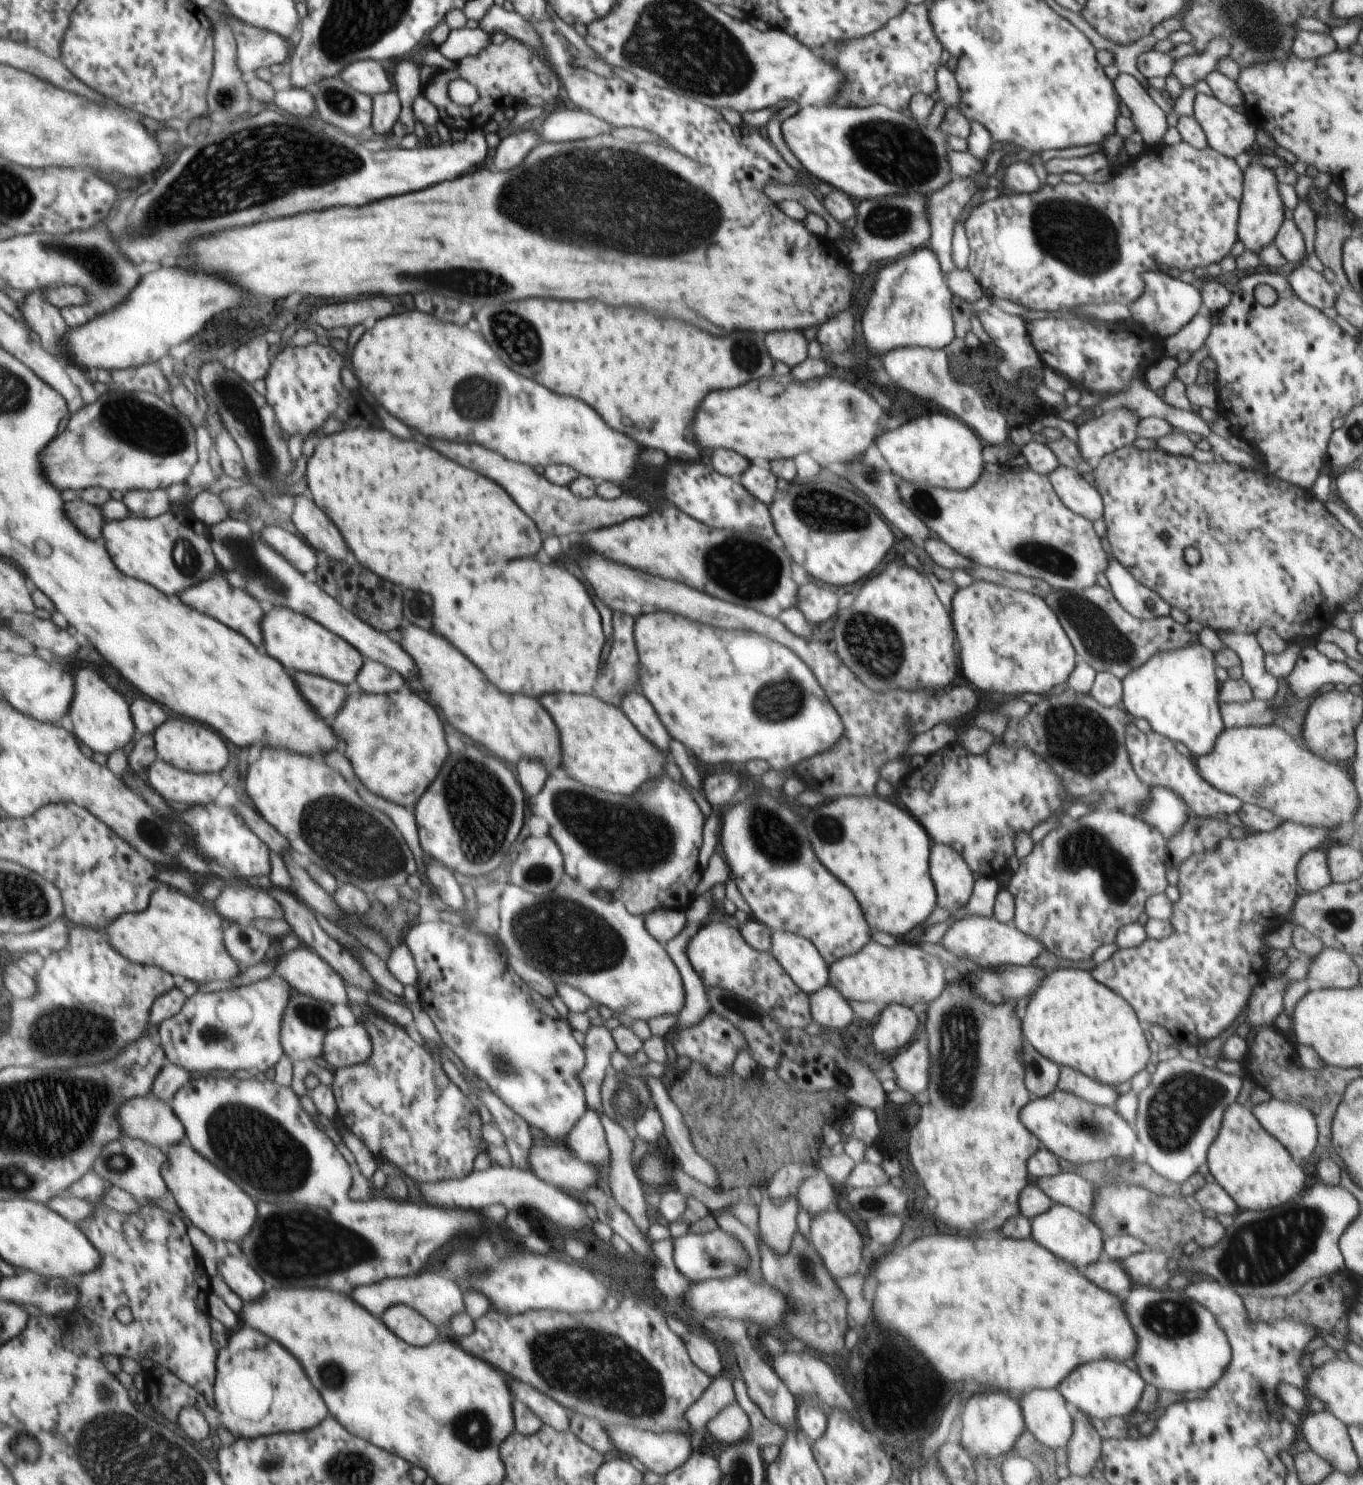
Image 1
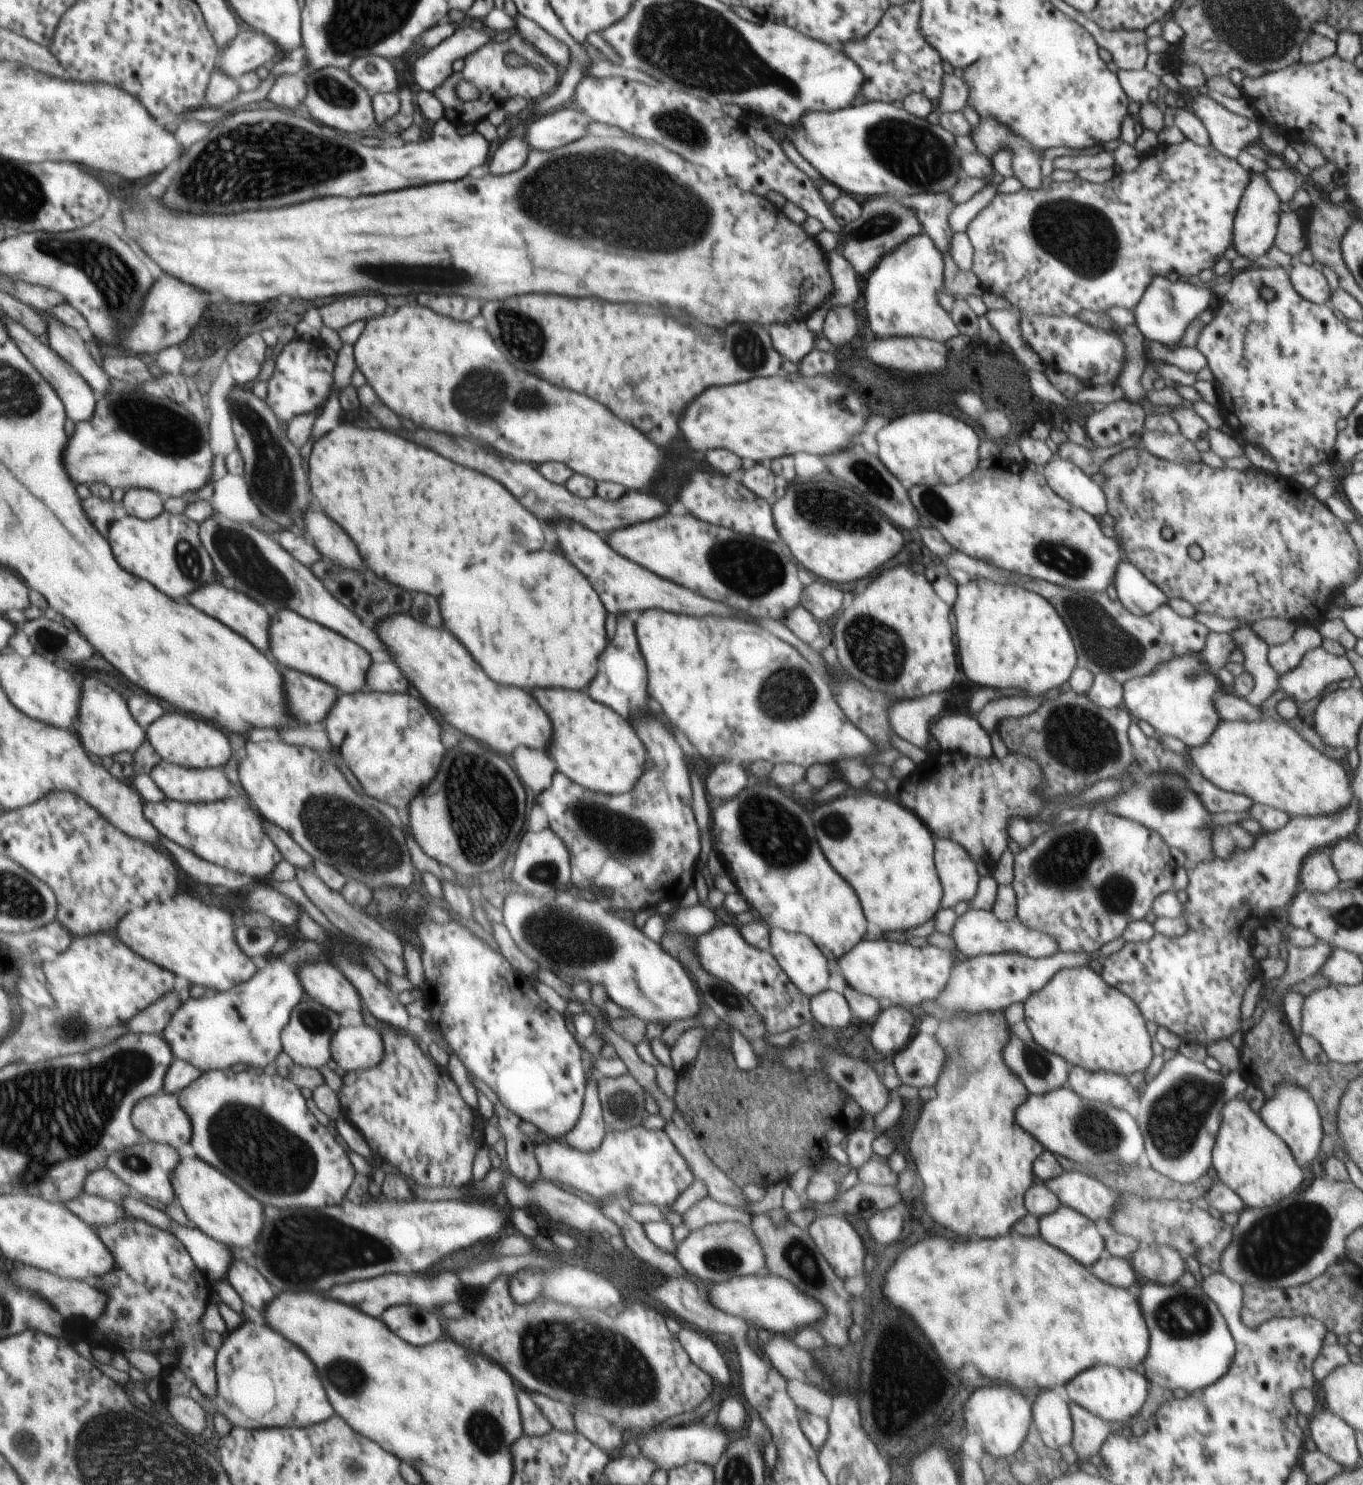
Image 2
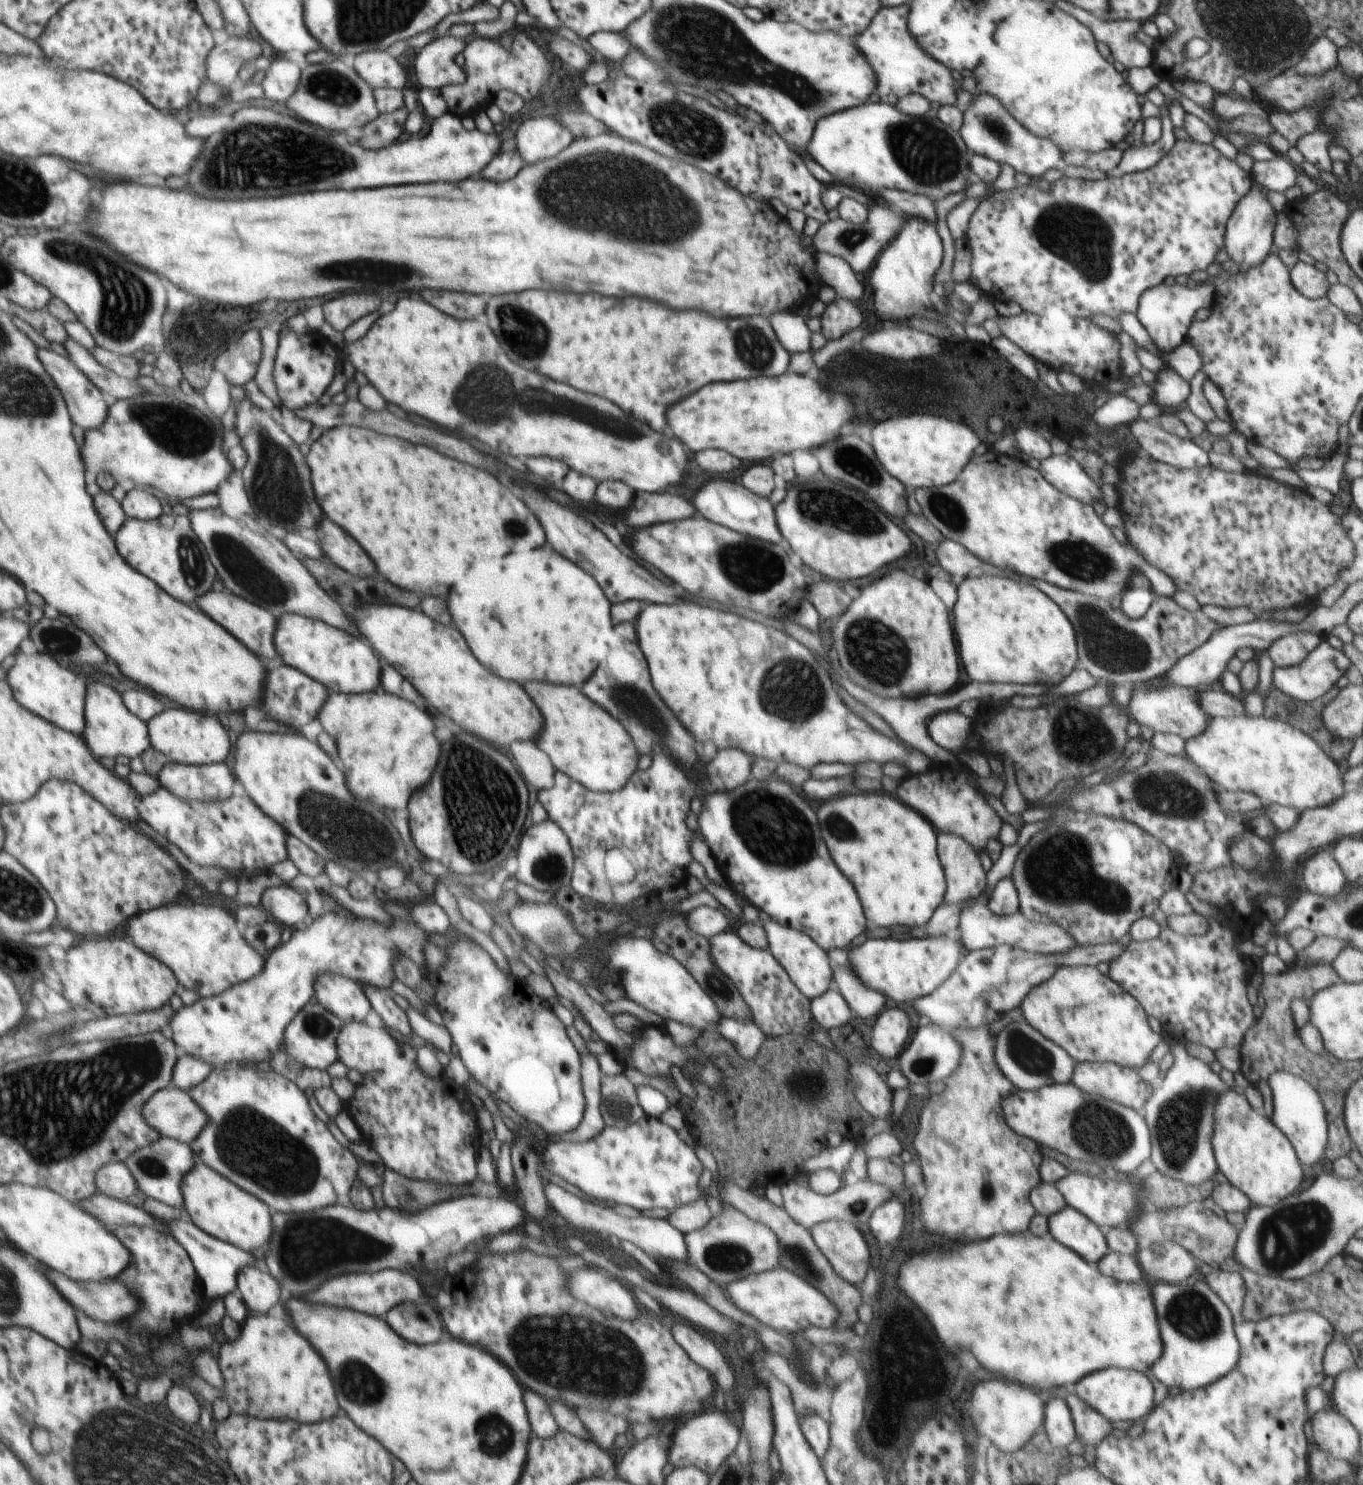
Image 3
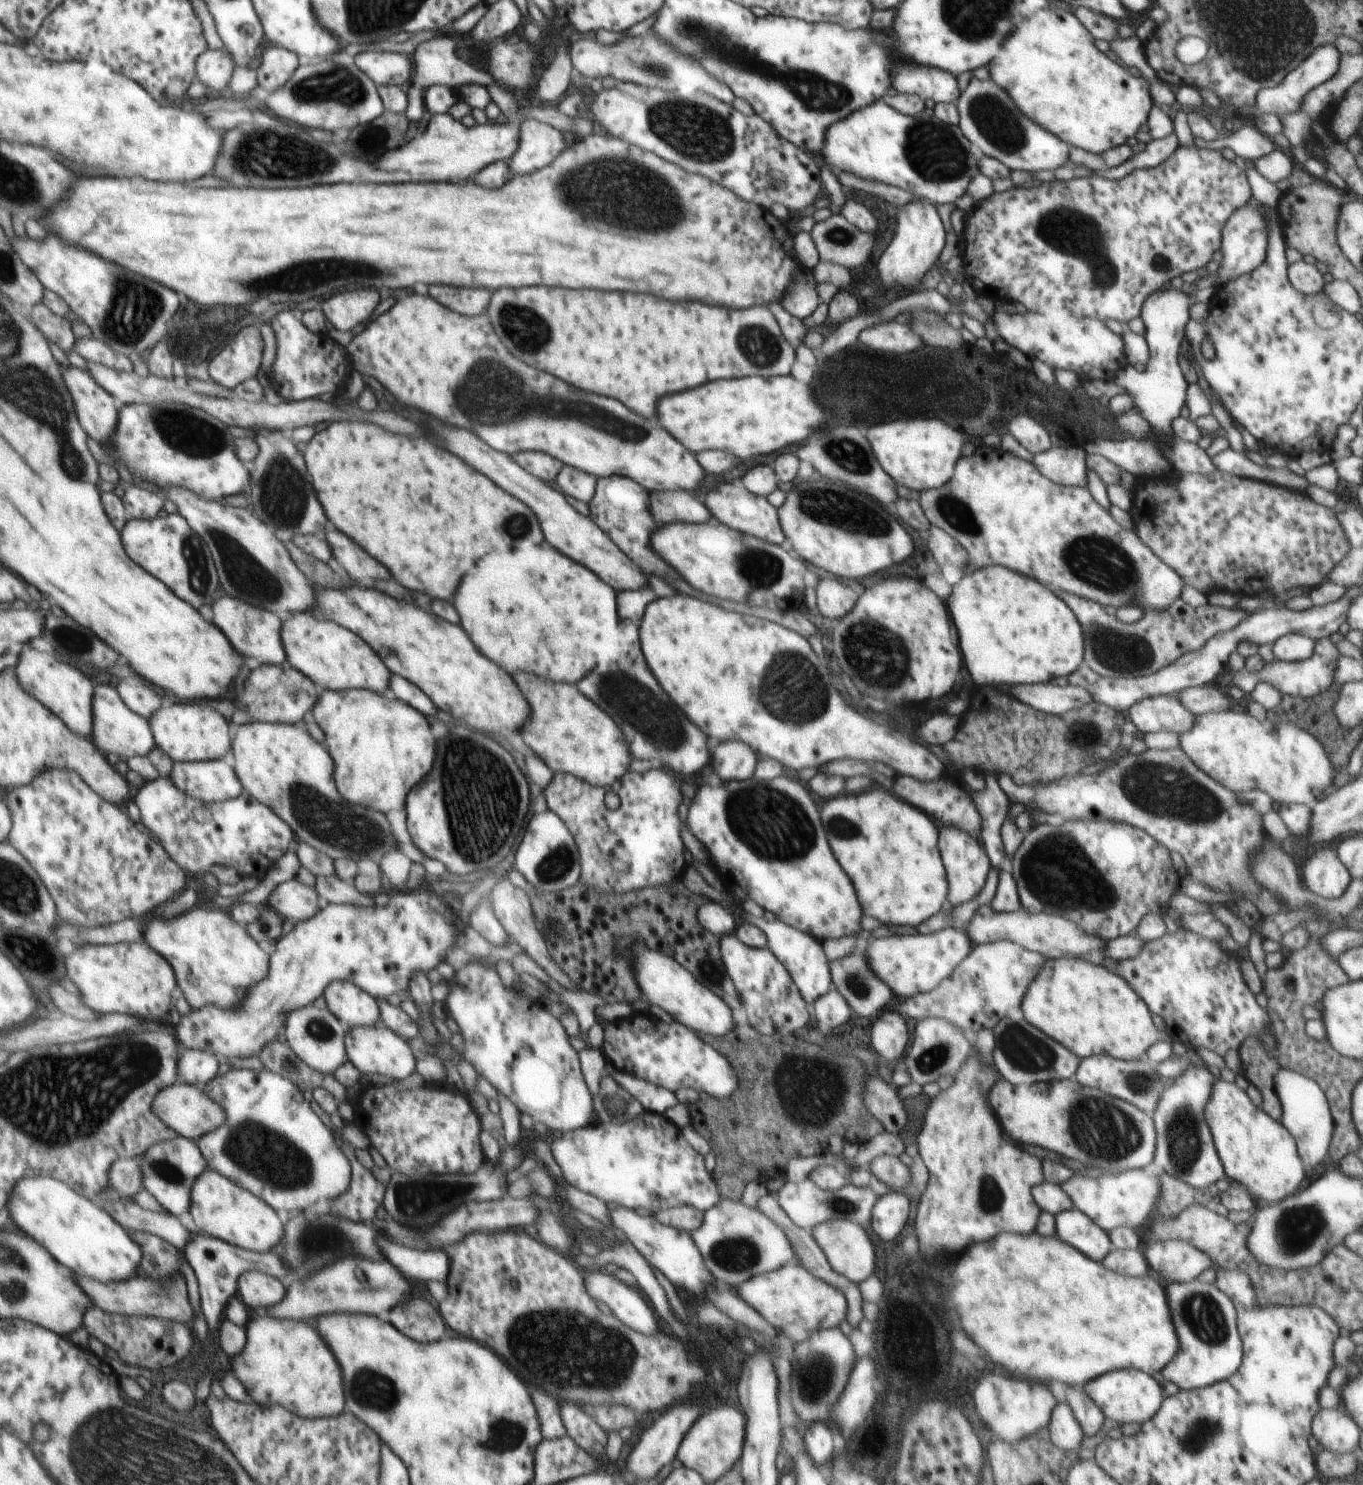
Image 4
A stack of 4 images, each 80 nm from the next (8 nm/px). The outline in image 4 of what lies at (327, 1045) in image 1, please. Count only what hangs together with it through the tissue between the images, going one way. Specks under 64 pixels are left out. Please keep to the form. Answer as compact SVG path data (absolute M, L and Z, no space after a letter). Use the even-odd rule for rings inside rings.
M367 1026L351 1027L344 1037L347 1060L364 1074L380 1074L392 1078L392 1072L400 1066L400 1076L410 1076L414 1072L416 1059L410 1045L388 1027L375 1028Z

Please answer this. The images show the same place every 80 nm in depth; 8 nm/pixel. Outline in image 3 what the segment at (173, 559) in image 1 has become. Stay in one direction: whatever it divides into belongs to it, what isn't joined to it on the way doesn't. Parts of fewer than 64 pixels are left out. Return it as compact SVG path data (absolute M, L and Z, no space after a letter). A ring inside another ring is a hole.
M162 513L160 517L150 520L128 517L114 540L120 556L126 558L130 566L134 566L140 574L146 574L148 578L154 578L154 582L158 582L164 590L170 590L174 598L182 598L182 602L192 602L214 588L214 580L218 578L218 574L186 515Z

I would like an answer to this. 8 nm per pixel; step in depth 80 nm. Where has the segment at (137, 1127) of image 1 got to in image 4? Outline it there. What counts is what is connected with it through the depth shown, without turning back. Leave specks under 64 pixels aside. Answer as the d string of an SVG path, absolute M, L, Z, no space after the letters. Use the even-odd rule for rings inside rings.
M179 1080L168 1088L158 1092L152 1102L154 1114L174 1132L185 1139L198 1141L206 1133L210 1133L225 1123L225 1112L221 1105L205 1093L204 1088L190 1085Z

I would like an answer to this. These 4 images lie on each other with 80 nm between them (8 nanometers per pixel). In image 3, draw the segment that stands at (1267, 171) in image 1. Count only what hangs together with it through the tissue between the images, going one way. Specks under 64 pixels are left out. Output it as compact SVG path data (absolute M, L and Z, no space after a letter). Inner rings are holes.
M1254 183L1251 189L1238 201L1236 208L1230 215L1224 234L1224 249L1237 264L1237 270L1246 270L1259 265L1275 250L1273 234L1277 221L1277 211L1266 197L1264 185Z

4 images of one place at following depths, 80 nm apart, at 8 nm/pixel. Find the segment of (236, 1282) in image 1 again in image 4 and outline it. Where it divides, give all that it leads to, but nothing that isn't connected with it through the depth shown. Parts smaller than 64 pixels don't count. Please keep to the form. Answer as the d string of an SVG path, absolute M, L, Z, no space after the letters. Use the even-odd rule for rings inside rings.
M246 1271L238 1278L238 1294L252 1308L268 1308L284 1298L284 1286L268 1273Z

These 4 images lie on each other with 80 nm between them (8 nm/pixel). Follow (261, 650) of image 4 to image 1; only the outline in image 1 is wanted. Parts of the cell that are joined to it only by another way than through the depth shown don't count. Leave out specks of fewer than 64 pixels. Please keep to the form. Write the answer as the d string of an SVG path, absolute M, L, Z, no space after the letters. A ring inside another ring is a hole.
M214 574L214 578L208 578L206 582L200 582L198 586L192 586L190 590L186 590L186 594L180 594L180 598L182 598L182 602L186 602L186 606L194 606L196 610L202 610L204 614L210 614L212 618L218 618L220 622L226 622L226 626L230 626L232 630L238 630L240 634L246 634L246 638L250 638L250 642L258 642L258 646L262 646L260 624L264 620L266 608L262 606L257 598L252 598L244 590L238 590L238 588L228 590L228 582L226 582L224 576Z

